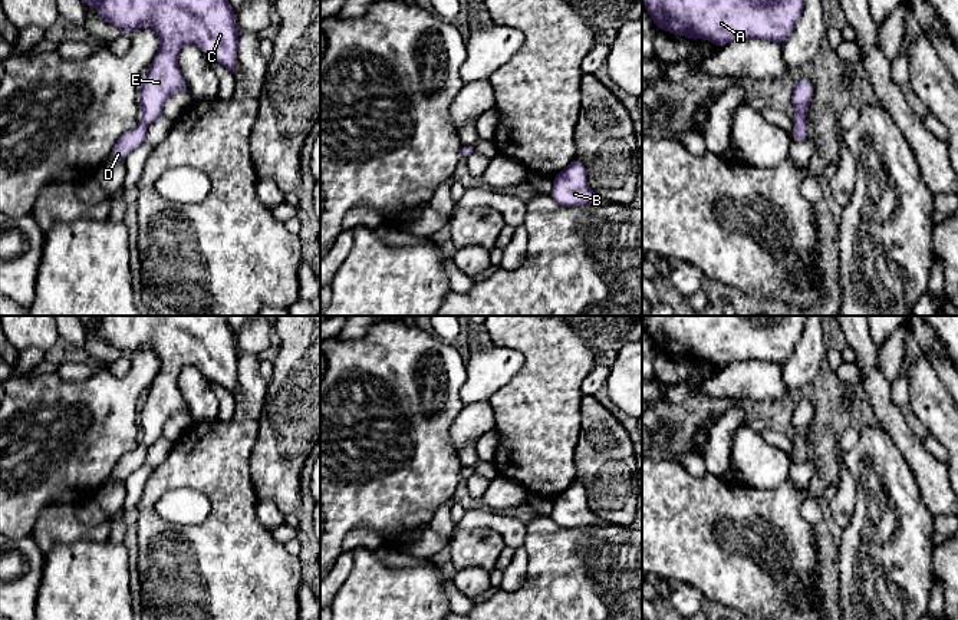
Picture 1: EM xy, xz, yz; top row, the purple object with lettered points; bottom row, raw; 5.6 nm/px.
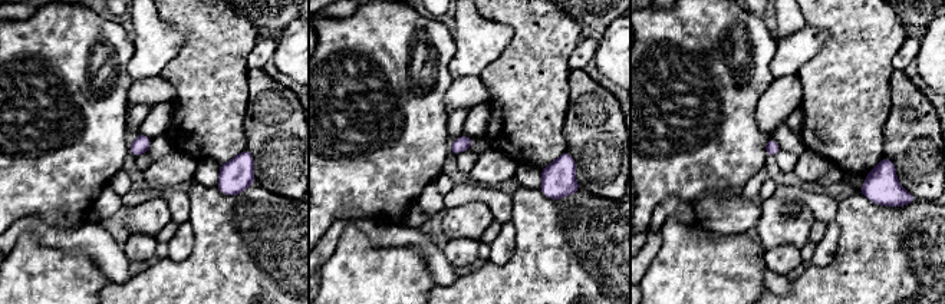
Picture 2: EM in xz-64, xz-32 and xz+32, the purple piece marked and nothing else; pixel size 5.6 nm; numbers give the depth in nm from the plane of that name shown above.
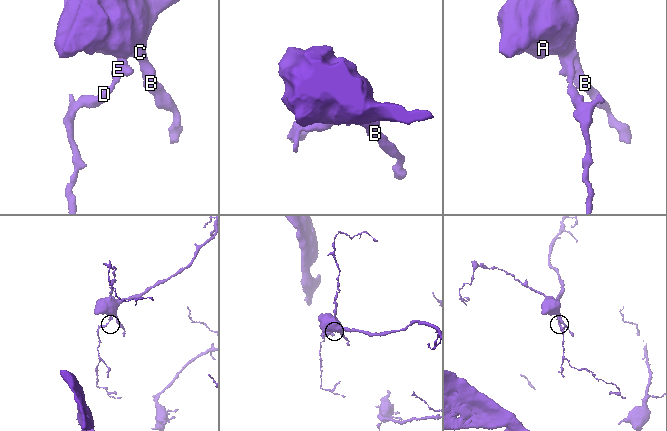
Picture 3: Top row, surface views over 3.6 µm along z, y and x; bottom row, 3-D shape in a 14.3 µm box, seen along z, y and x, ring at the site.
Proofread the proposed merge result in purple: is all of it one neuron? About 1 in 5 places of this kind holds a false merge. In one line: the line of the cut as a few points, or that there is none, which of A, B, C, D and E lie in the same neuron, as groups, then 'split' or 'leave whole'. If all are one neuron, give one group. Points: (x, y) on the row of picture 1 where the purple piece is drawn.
no cut; A B C D E; leave whole

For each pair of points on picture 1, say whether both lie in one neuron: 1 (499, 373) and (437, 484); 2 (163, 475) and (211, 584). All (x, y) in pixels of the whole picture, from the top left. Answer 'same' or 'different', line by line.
1: different
2: same

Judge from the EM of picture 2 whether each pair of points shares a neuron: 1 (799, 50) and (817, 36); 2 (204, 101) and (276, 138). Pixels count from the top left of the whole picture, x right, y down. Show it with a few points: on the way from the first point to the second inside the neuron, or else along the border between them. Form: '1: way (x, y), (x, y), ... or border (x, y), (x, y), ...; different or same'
1: way (803, 46), (813, 38); same
2: border (250, 89), (244, 118), (246, 148); different

